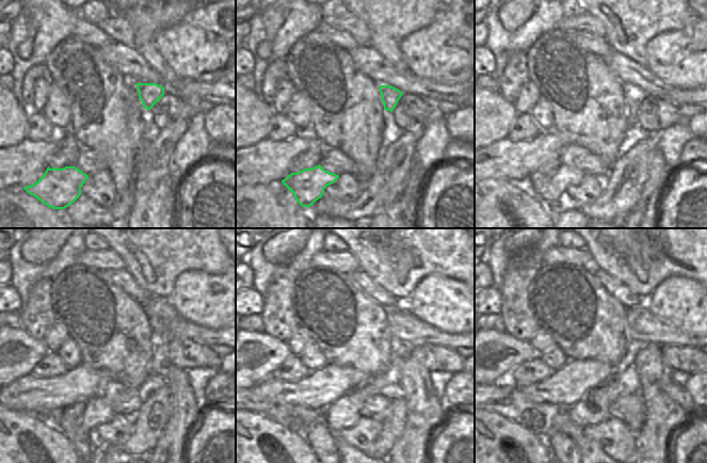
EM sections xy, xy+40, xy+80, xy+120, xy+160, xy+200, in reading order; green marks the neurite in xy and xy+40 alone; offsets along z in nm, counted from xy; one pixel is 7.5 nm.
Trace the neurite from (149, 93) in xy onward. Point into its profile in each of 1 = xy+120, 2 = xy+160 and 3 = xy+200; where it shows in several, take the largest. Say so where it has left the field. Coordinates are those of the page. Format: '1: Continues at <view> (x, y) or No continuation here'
1: Continues at xy+120 (158, 363)
2: Continues at xy+160 (346, 412)
3: Continues at xy+200 (594, 408).

